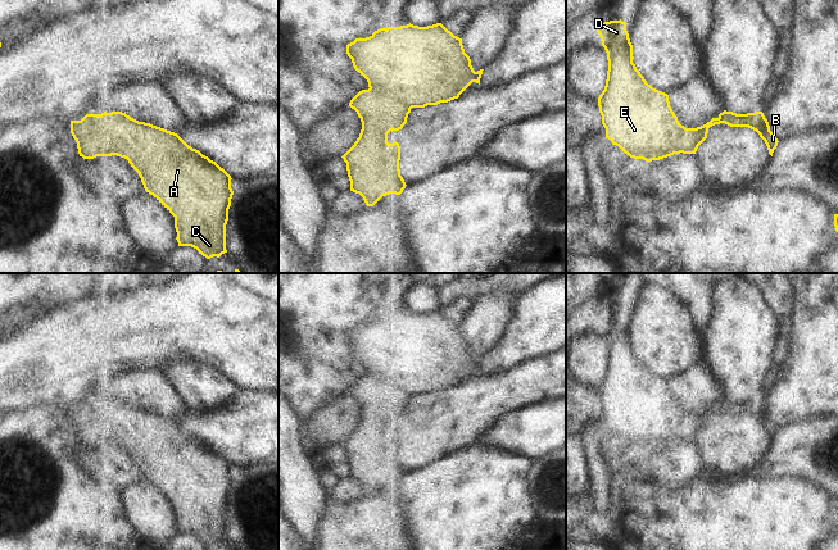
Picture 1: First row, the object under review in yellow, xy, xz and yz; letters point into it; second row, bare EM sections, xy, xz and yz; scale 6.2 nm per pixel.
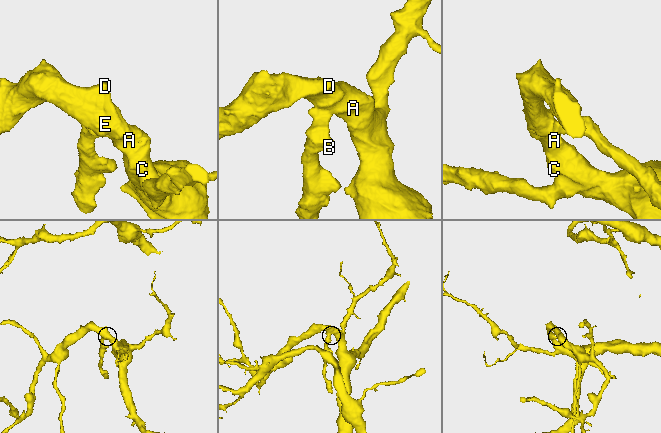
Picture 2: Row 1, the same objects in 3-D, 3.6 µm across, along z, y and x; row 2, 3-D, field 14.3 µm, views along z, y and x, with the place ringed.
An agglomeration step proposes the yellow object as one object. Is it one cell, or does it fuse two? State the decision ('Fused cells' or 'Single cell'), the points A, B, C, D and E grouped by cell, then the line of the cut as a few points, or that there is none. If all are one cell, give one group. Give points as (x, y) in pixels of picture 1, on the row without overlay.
Fused cells. Groups: A C D E / B. Split along xy (81, 407), (89, 416), (111, 416), (116, 421), (116, 440).

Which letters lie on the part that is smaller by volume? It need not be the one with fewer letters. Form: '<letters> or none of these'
B

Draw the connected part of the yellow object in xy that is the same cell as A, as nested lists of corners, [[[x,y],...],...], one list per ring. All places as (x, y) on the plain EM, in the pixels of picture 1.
[[[126,400],[86,401],[81,408],[89,417],[112,417],[117,421],[114,442],[128,447],[145,478],[175,504],[178,533],[191,533],[207,546],[227,540],[226,512],[234,478],[232,465],[223,455],[189,433],[177,421],[139,409]]]

